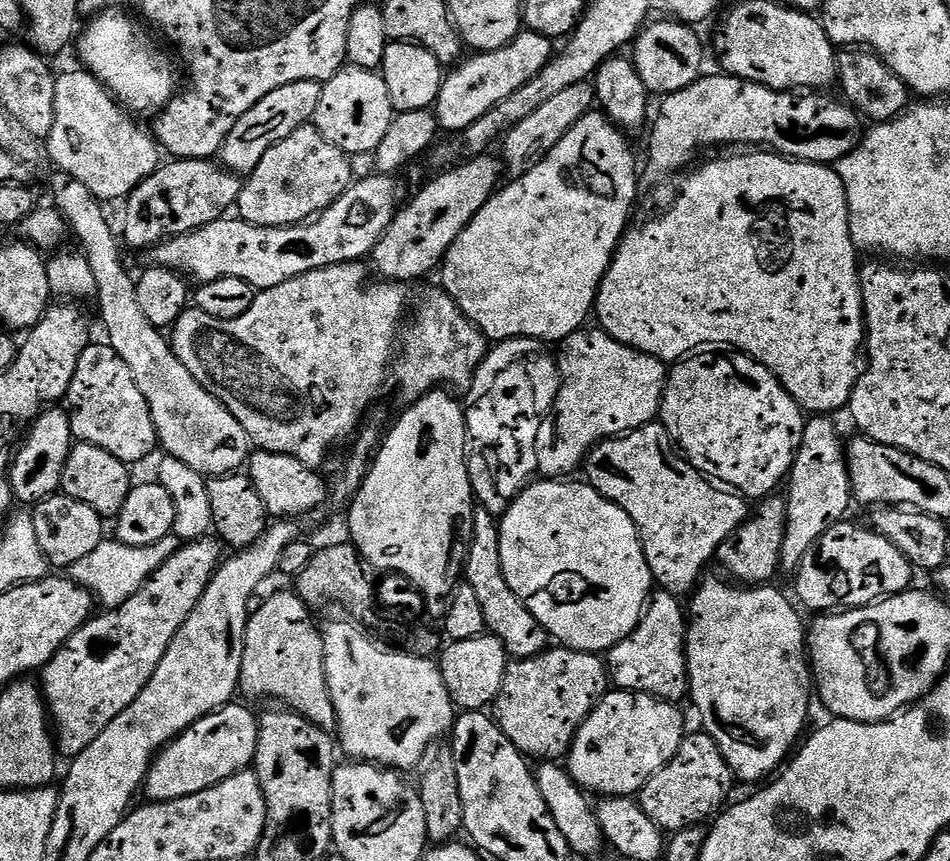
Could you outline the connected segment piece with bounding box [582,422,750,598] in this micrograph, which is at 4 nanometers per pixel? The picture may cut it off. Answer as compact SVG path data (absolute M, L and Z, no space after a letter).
M659 422L644 424L641 428L610 440L601 440L589 452L582 472L588 475L585 476L587 483L598 490L598 494L630 514L640 535L655 587L681 598L687 597L701 583L705 575L704 567L716 560L716 551L722 542L726 542L726 538L730 538L730 534L734 534L734 530L738 530L738 526L742 526L742 522L746 522L750 515L749 501L735 490L714 486L709 477L678 454L671 434Z

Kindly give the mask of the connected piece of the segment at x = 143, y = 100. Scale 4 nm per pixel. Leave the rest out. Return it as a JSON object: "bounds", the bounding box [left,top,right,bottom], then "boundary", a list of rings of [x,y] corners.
{"bounds":[78,10,178,114],"boundary":[[[109,10],[91,17],[85,28],[83,25],[78,36],[80,60],[84,63],[81,65],[97,76],[125,109],[155,114],[178,91],[176,68],[171,58],[152,41],[149,29],[139,19],[131,20],[128,16],[131,15],[124,10]]]}

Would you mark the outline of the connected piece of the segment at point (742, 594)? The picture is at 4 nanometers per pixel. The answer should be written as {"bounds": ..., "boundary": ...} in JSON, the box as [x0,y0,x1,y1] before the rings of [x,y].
{"bounds":[686,579,814,784],"boundary":[[[727,579],[707,580],[691,593],[692,612],[690,608],[686,620],[690,701],[700,711],[703,731],[718,742],[733,777],[748,784],[755,780],[764,782],[793,755],[798,741],[805,735],[804,723],[812,700],[814,704],[806,624],[796,613],[797,605],[772,588],[776,586],[737,586]]]}

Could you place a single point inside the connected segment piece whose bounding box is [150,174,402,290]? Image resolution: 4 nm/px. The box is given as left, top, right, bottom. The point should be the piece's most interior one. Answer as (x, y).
(263, 256)

